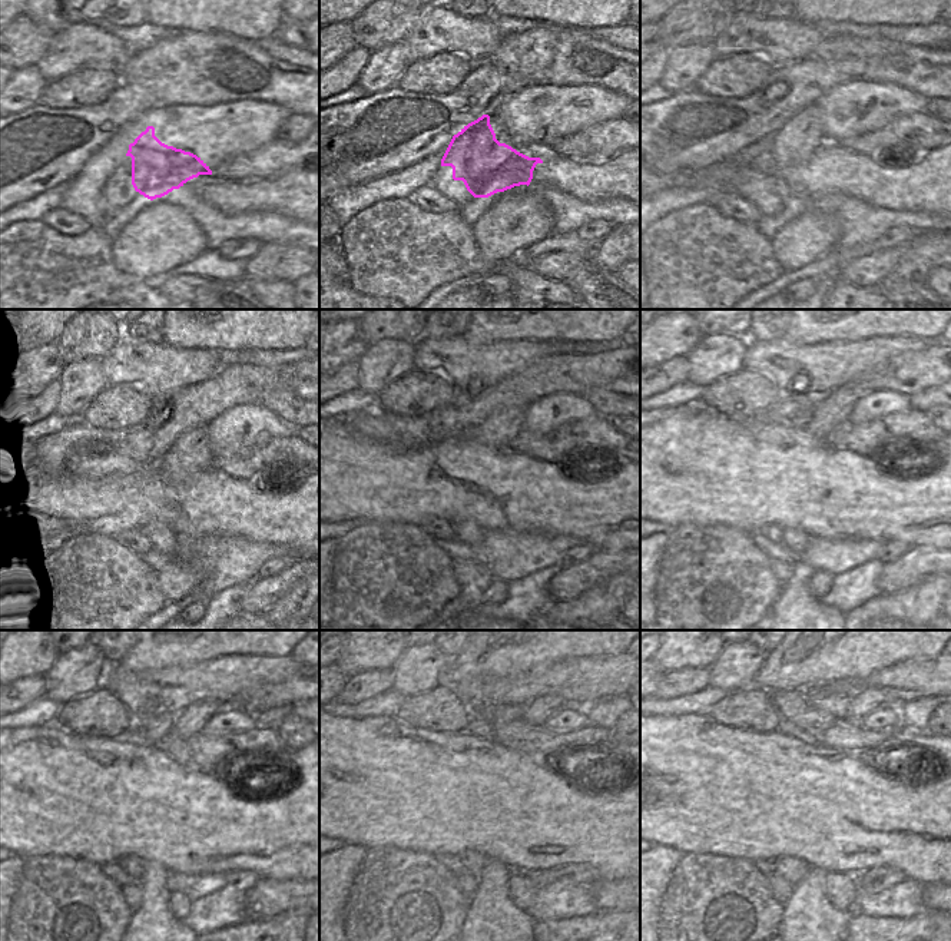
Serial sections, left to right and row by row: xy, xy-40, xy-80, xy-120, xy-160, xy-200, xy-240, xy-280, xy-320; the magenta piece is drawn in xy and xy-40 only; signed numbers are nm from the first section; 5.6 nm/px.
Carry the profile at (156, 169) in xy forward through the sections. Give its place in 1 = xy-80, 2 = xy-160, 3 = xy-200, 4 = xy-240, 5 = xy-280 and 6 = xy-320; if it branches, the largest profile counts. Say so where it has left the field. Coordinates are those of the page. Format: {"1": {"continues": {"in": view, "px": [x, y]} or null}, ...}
{"1": {"continues": {"in": "xy-80", "px": [799, 153]}}, "2": {"continues": {"in": "xy-160", "px": [504, 423]}}, "3": {"continues": {"in": "xy-200", "px": [835, 407]}}, "4": {"continues": {"in": "xy-240", "px": [192, 721]}}, "5": {"continues": {"in": "xy-280", "px": [534, 712]}}, "6": {"continues": {"in": "xy-320", "px": [870, 699]}}}

